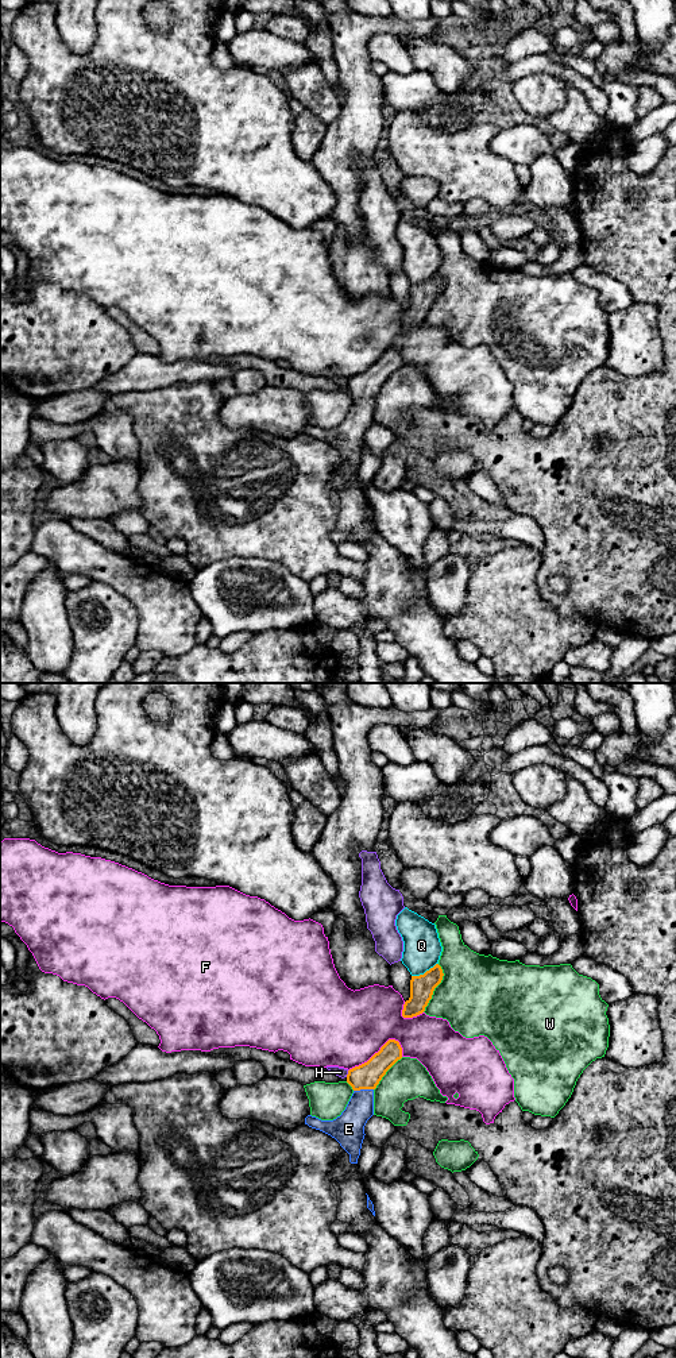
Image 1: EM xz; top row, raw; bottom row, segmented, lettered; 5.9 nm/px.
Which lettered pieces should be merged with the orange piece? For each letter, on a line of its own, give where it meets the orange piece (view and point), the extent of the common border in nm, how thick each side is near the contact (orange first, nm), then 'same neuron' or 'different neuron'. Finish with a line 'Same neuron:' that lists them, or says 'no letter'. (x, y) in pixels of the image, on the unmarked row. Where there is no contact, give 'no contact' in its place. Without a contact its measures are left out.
E: xz (363, 397) | 120 nm | 160/180 nm | same neuron
F: xz (375, 362) | 360 nm | 160/460 nm | different neuron
H: xz (348, 382) | 40 nm | 160/60 nm | different neuron
Q: xz (425, 281) | 180 nm | 140/220 nm | different neuron
W: xz (435, 296) | 300 nm | 140/440 nm | different neuron
Same neuron: E

